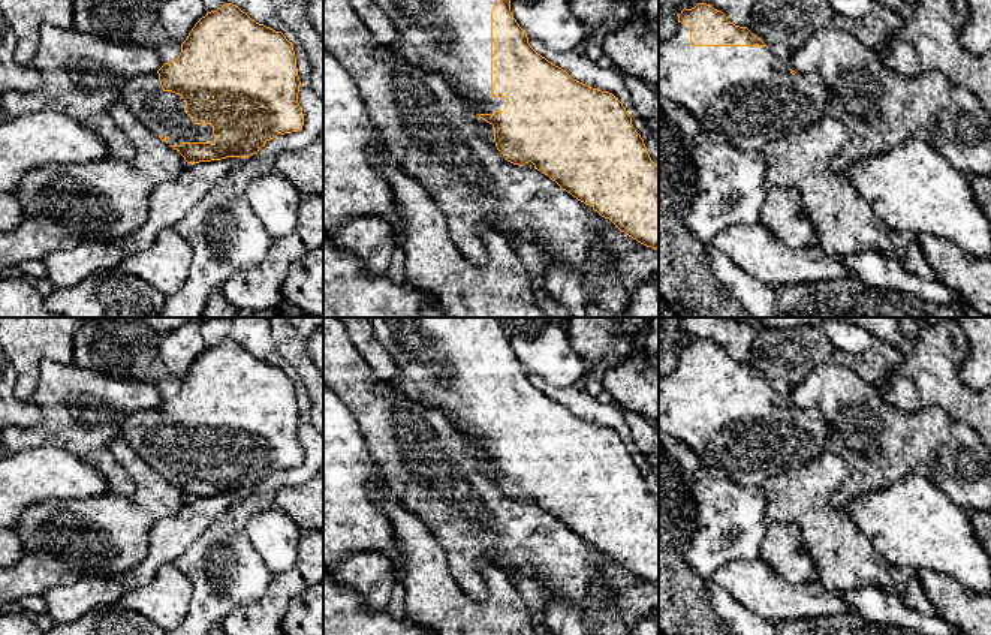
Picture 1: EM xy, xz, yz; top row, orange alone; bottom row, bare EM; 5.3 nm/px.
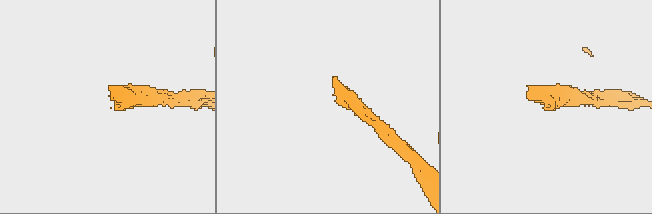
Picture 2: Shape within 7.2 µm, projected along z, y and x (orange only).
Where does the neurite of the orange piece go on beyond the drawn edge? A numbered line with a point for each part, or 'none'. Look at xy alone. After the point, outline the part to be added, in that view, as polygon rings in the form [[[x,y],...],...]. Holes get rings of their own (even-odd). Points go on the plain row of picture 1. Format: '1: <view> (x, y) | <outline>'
1: xy (162, 448) | [[[159,409],[136,410],[126,419],[120,437],[153,470],[162,470],[168,481],[184,478],[211,478],[213,461],[195,460],[186,449],[186,436],[172,427],[165,427]]]

